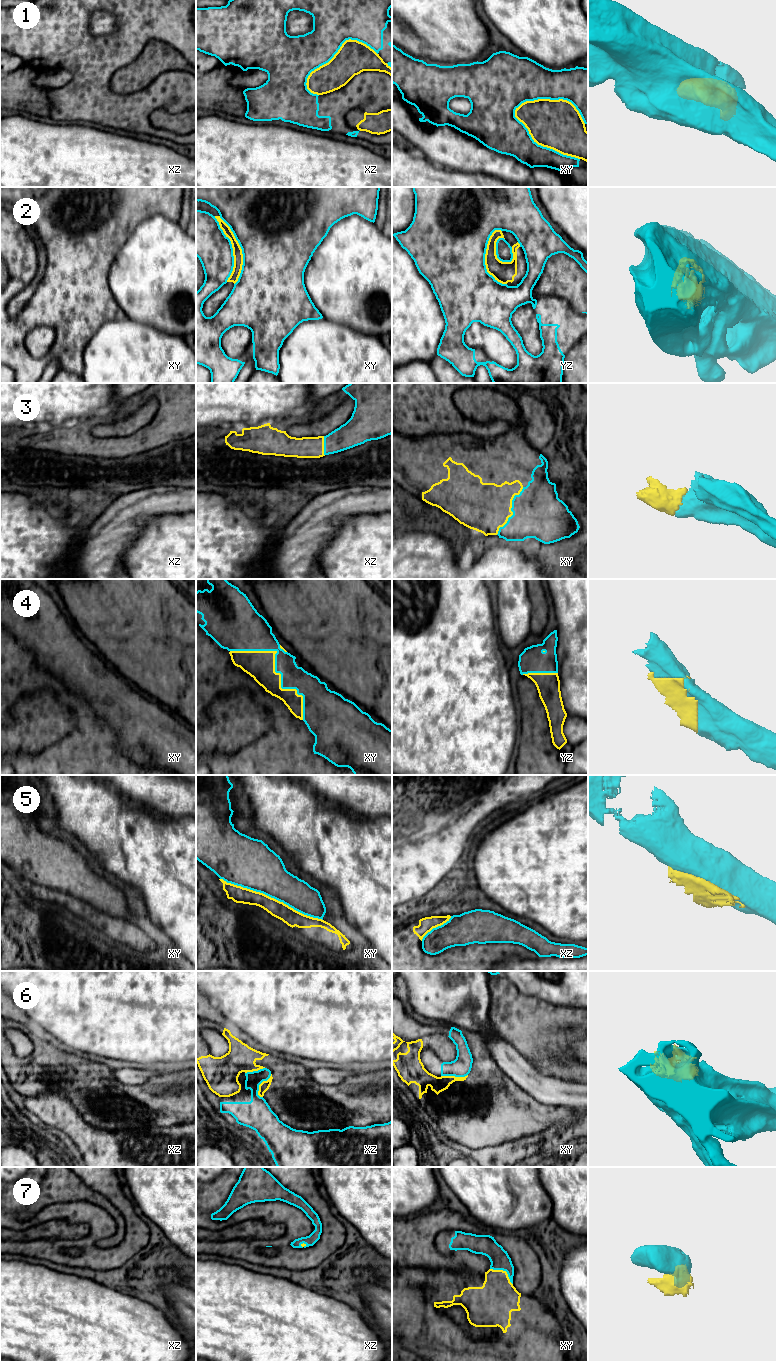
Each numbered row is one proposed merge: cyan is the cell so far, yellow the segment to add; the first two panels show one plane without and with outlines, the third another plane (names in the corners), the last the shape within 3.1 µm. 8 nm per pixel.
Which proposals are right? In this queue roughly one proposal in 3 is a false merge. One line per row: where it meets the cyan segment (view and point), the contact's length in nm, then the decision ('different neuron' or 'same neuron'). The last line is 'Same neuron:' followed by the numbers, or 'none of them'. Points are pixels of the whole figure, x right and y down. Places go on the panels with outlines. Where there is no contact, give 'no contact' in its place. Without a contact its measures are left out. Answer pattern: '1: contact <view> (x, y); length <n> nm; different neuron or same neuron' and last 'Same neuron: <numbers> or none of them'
1: contact xy (540, 145); length 650 nm; different neuron
2: contact yz (484, 260); length 460 nm; different neuron
3: contact xy (511, 510); length 440 nm; same neuron
4: contact xy (275, 671); length 800 nm; same neuron
5: contact xy (271, 897); length 900 nm; different neuron
6: contact xz (259, 1084); length 220 nm; different neuron
7: contact xy (504, 1270); length 220 nm; same neuron
Same neuron: 3, 4, 7

